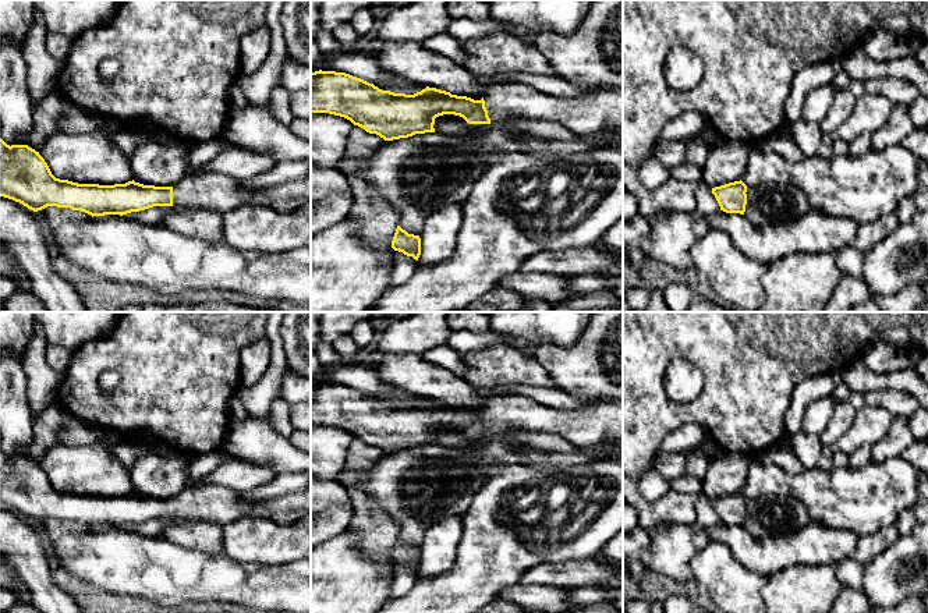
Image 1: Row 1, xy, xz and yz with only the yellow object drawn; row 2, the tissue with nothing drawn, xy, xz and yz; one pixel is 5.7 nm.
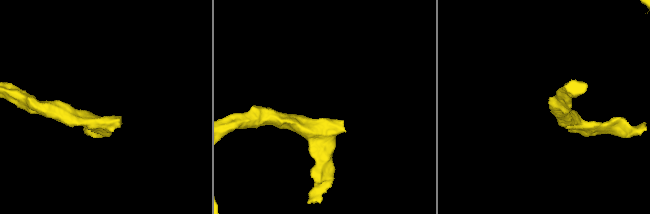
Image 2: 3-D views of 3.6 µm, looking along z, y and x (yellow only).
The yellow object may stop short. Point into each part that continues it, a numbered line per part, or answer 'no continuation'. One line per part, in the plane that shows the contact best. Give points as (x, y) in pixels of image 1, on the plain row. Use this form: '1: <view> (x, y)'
1: xz (601, 422)

